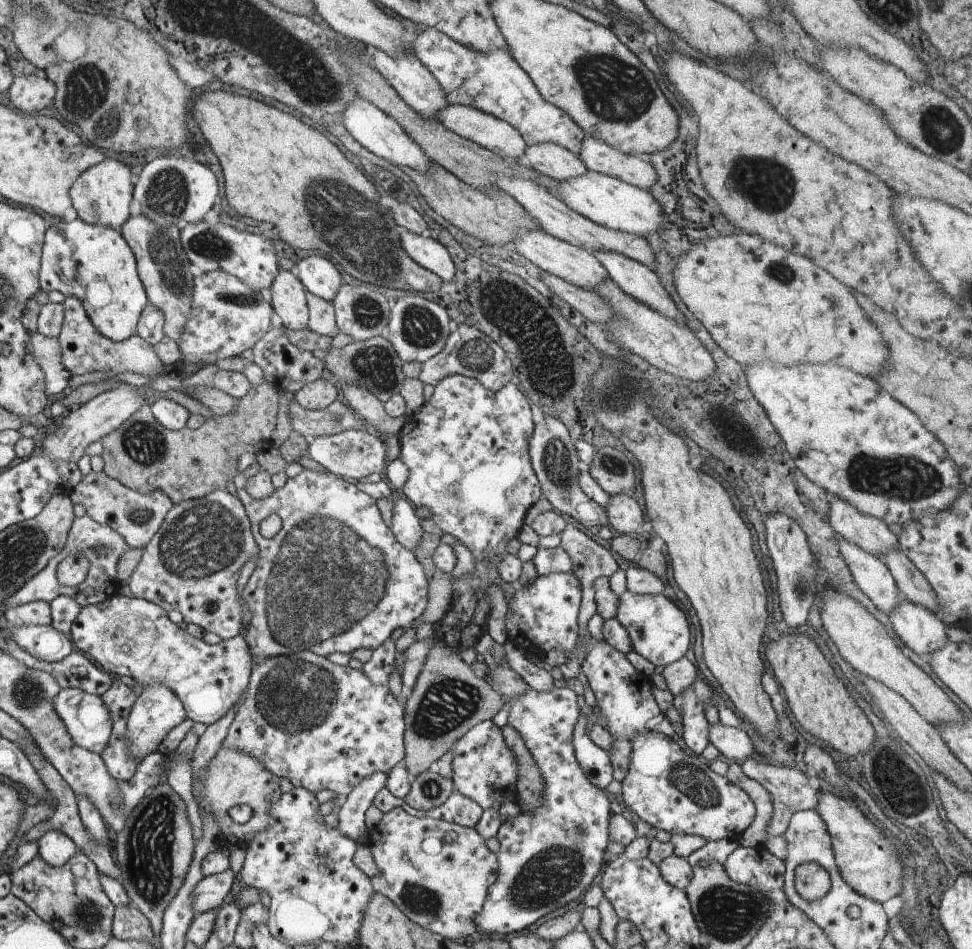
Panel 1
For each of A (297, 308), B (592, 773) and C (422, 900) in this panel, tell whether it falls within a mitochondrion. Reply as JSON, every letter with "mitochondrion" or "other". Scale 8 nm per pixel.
{"A":"other","B":"other","C":"mitochondrion"}

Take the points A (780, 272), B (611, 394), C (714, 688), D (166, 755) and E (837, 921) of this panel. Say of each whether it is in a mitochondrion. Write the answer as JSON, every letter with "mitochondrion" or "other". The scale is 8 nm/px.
{"A":"mitochondrion","B":"mitochondrion","C":"other","D":"other","E":"other"}

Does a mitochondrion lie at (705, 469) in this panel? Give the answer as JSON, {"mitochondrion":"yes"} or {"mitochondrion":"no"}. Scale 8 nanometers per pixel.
{"mitochondrion":"no"}

